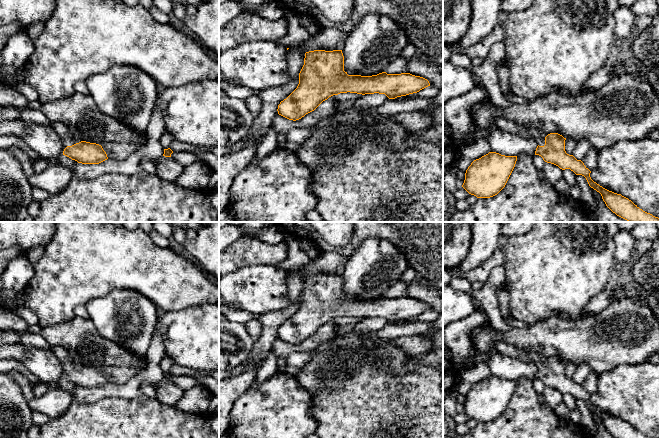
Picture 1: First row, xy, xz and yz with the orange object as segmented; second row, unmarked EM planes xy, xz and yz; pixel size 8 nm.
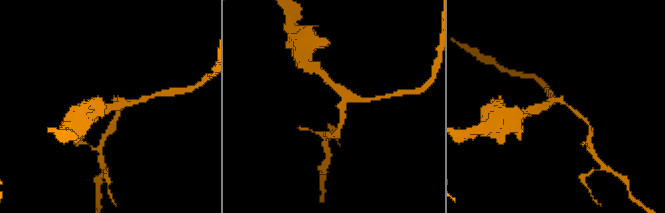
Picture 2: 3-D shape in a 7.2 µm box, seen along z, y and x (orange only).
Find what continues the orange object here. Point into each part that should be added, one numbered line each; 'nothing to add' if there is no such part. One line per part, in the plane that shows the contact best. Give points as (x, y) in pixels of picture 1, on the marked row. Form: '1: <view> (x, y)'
1: yz (509, 126)

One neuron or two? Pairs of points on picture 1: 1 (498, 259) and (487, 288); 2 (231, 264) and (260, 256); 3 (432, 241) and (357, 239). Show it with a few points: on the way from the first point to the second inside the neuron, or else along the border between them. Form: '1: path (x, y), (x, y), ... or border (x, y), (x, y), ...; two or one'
1: border (501, 264), (491, 270), (489, 277), (483, 283); two
2: path (238, 257), (253, 256); one
3: path (413, 232), (376, 232); one

